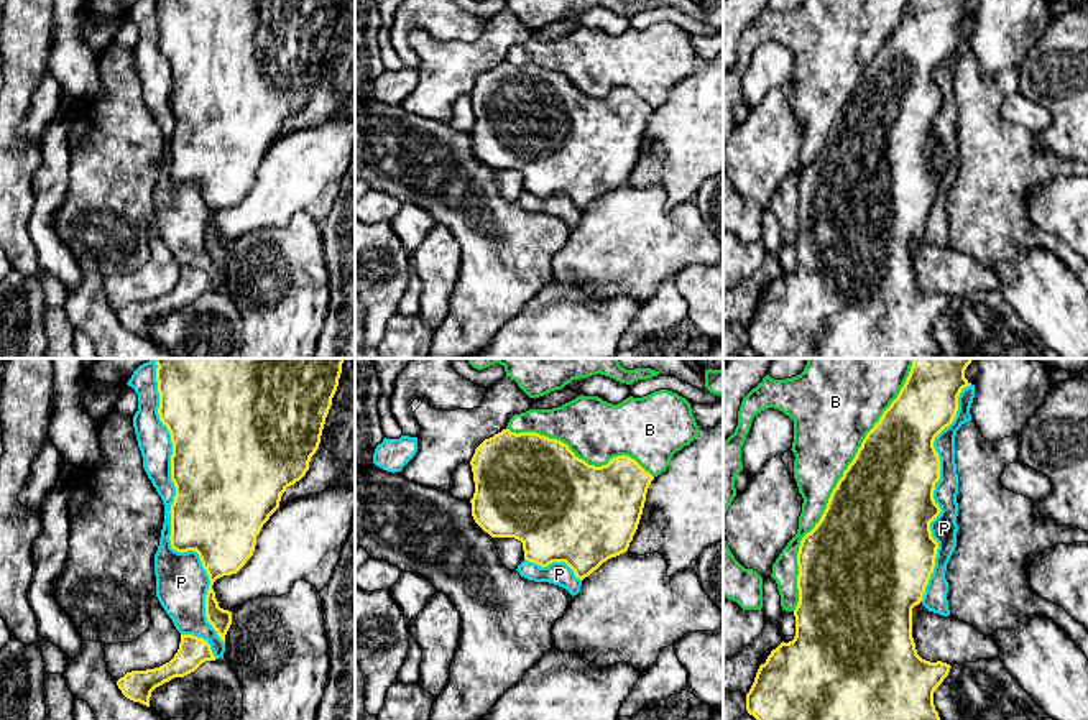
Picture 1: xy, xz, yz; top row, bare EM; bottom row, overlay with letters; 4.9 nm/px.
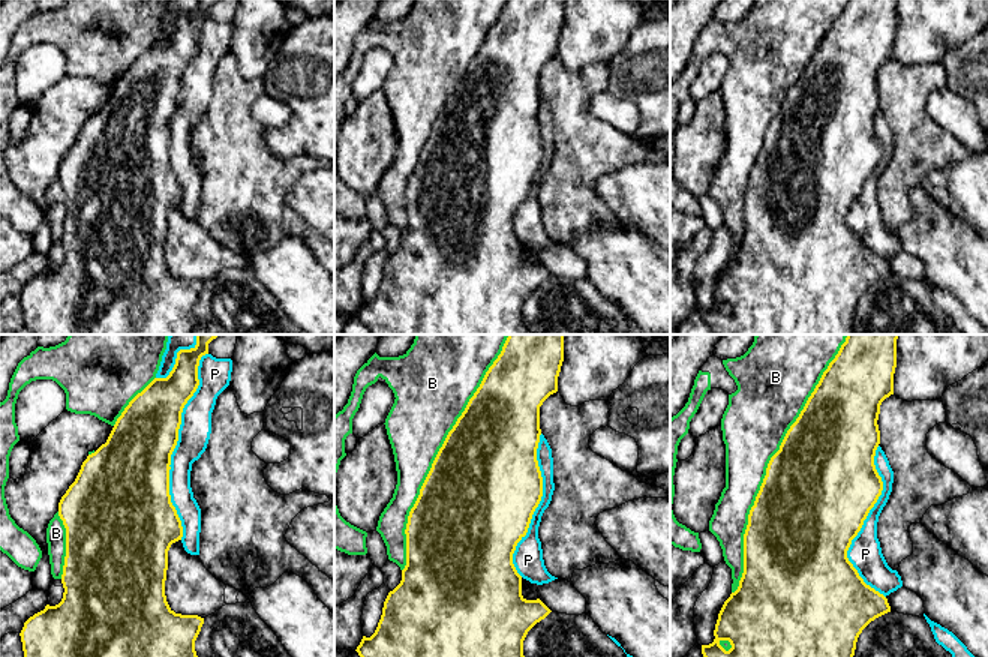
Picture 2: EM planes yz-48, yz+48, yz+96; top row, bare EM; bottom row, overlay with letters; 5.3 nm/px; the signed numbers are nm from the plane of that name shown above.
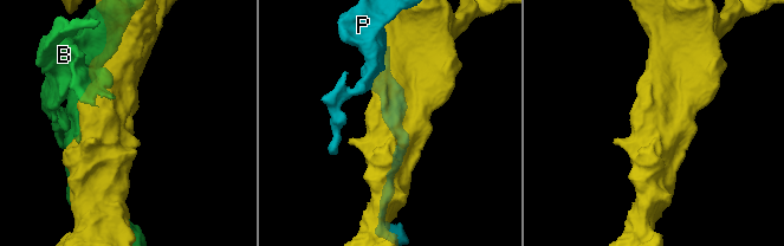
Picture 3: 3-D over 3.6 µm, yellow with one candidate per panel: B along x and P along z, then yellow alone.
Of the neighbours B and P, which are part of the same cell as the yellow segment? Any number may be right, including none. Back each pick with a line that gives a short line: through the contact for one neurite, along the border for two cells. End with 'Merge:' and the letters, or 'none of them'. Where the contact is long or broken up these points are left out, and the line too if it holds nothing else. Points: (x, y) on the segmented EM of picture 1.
Merge: P

